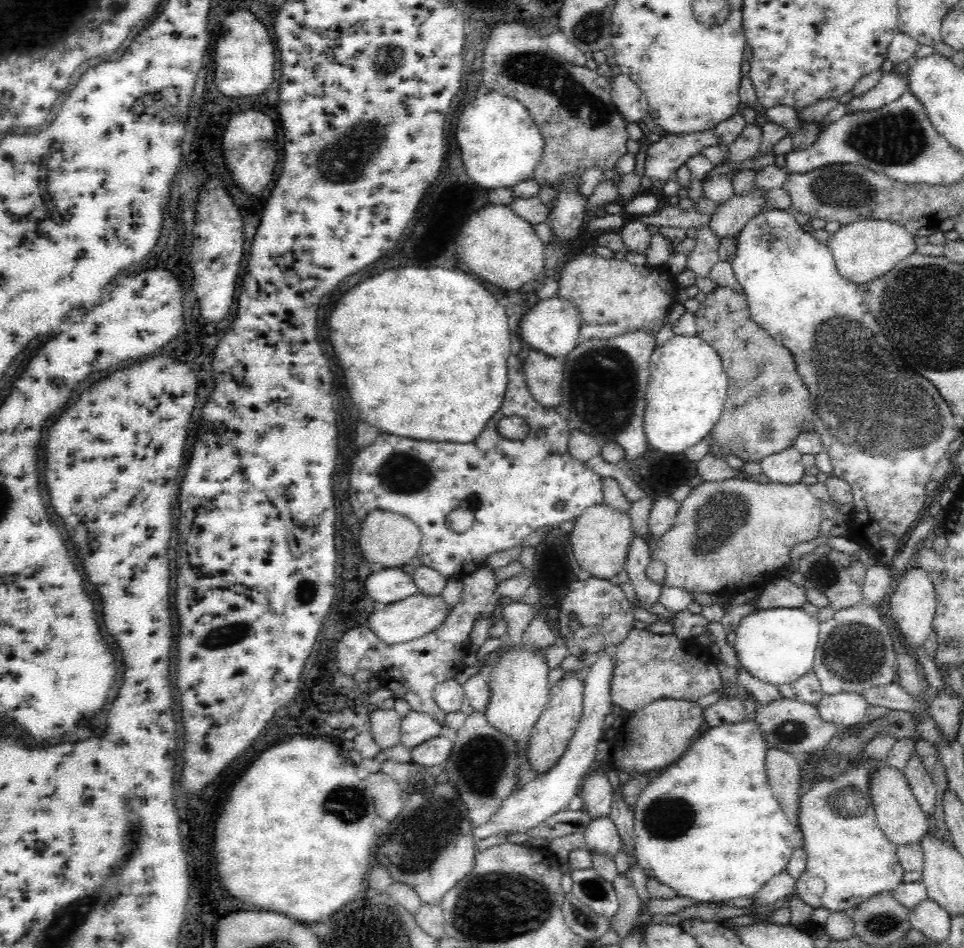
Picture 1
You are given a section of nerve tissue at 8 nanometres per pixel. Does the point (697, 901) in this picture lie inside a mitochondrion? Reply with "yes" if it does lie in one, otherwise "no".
no

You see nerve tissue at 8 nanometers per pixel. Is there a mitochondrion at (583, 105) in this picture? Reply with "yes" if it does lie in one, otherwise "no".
yes

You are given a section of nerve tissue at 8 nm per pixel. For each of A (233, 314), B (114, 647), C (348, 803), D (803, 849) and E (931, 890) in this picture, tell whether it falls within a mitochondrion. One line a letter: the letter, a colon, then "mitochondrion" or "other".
A: other
B: other
C: mitochondrion
D: other
E: other

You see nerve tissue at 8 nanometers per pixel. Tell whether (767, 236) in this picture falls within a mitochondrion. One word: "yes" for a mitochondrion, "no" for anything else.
yes

